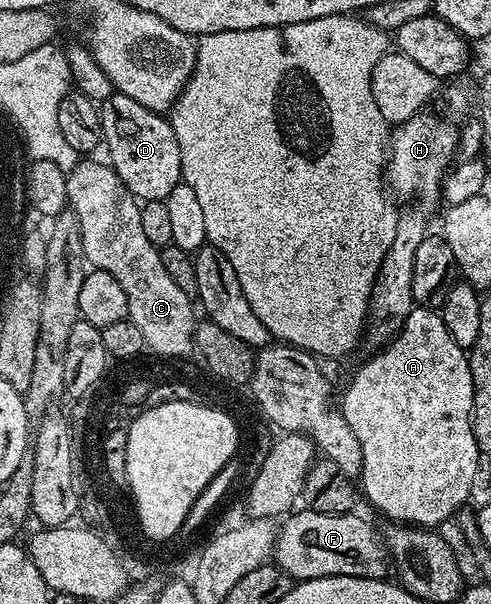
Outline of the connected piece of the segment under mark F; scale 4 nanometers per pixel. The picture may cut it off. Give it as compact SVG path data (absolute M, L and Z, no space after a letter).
M306 507L300 508L298 511L292 512L286 518L284 525L278 526L275 534L275 548L273 550L274 564L287 572L296 582L308 581L309 579L321 579L322 577L378 577L380 579L386 578L389 573L389 553L385 548L385 541L382 536L375 534L375 529L363 517L358 517L358 512L352 511L350 513L338 513L337 515L325 515L318 513Z

